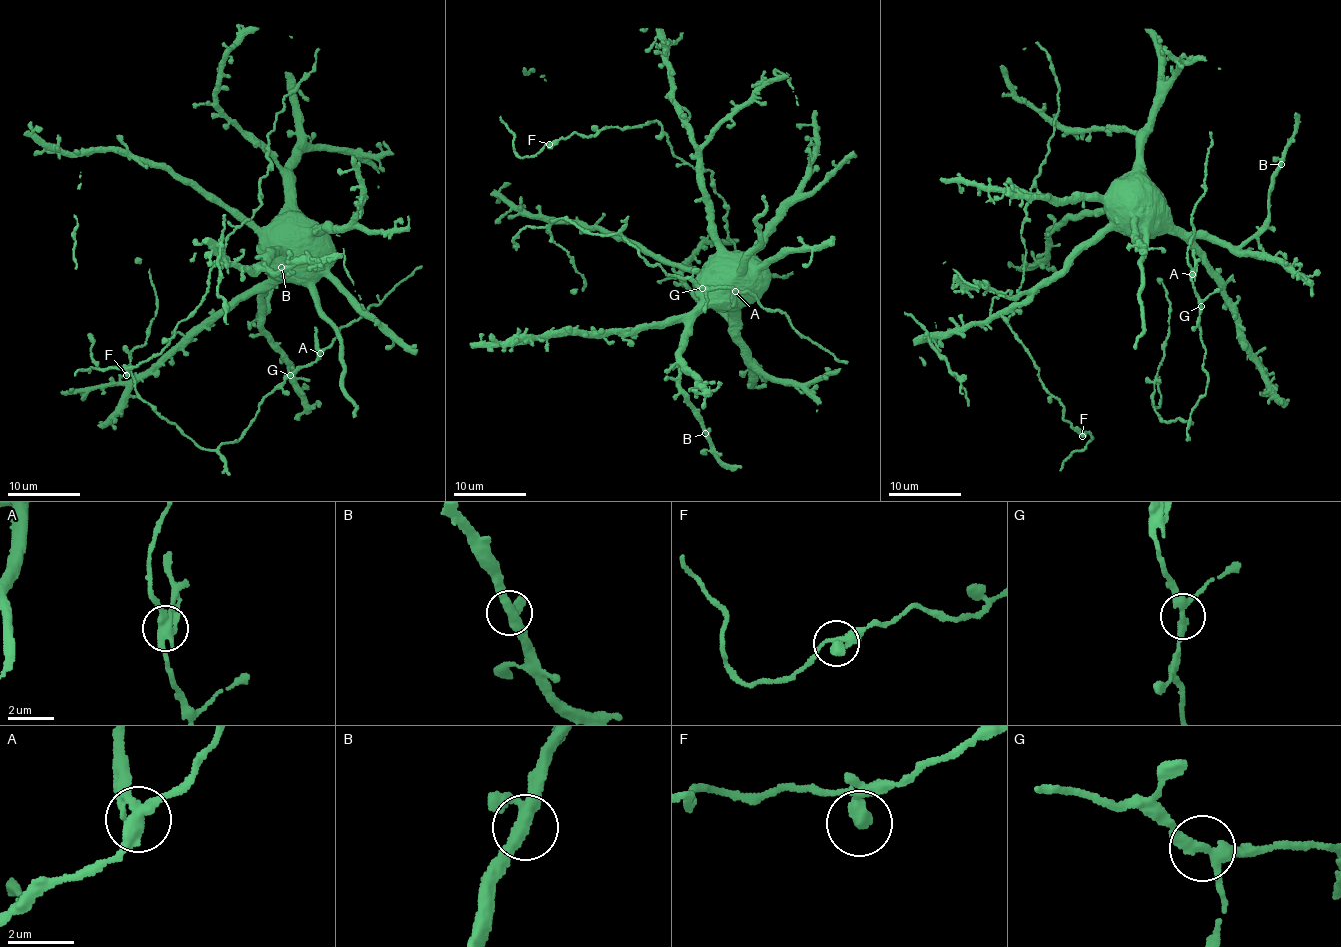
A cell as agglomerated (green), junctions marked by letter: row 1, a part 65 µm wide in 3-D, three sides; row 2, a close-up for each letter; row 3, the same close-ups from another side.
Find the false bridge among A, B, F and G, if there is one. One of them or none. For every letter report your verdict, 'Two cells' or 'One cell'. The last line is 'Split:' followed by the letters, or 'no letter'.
A: Two cells
B: One cell
F: One cell
G: One cell
Split: A

